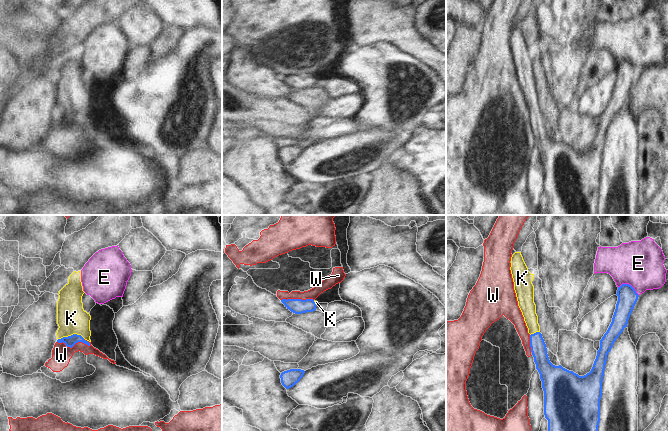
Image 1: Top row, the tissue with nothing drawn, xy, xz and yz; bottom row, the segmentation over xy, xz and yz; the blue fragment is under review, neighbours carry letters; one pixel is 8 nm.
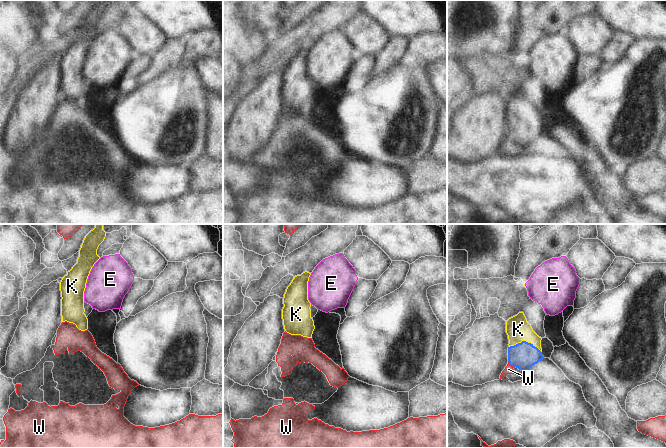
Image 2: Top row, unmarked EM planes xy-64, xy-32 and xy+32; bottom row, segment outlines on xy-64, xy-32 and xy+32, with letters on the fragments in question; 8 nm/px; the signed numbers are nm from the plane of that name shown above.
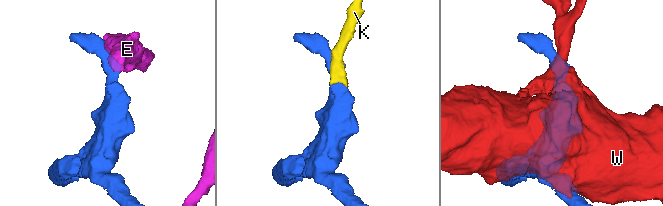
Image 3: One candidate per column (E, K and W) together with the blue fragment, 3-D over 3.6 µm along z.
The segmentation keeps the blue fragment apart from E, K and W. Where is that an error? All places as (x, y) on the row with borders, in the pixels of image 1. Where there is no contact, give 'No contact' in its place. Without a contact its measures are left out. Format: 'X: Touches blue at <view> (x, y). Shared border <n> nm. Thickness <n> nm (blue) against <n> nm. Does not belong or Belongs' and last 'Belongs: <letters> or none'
E: Touches blue at yz (628, 284). Shared border 180 nm. Thickness 160 nm (blue) against 360 nm. Does not belong
K: Touches blue at xy (72, 335). Shared border 220 nm. Thickness 90 nm (blue) against 240 nm. Belongs
W: Touches blue at xy (74, 344). Shared border 280 nm. Thickness 90 nm (blue) against 160 nm. Does not belong
Belongs: K

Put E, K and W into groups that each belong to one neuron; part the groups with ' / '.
E / K / W

